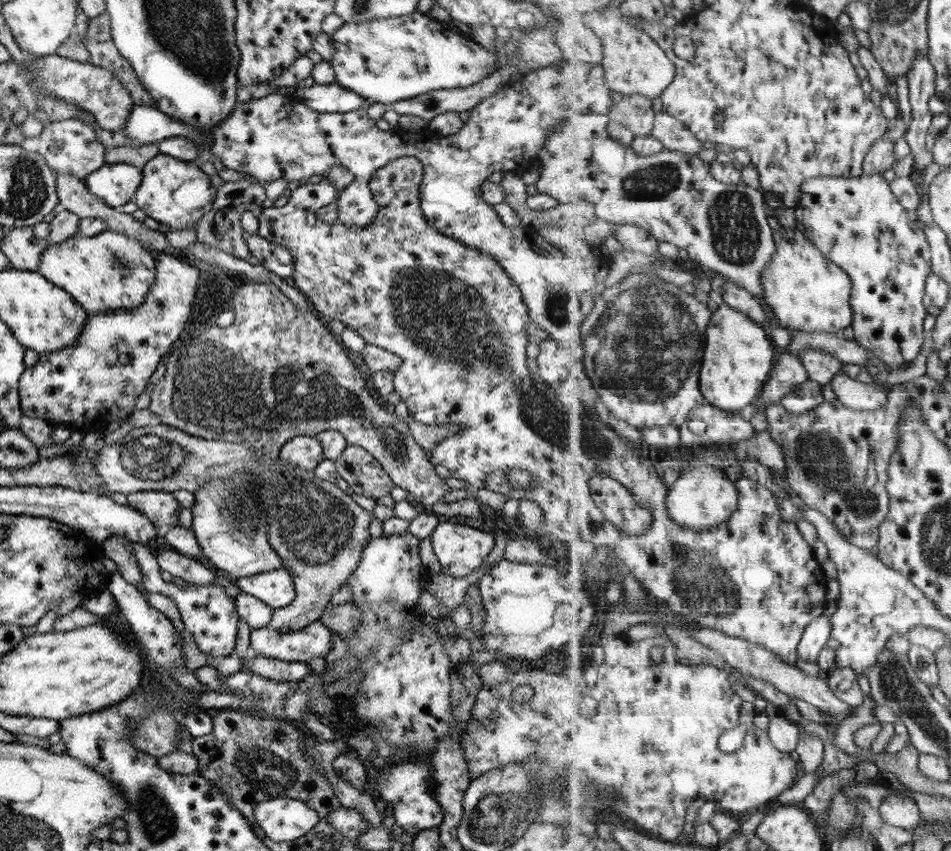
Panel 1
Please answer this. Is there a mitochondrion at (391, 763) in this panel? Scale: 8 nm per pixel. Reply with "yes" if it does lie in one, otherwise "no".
no

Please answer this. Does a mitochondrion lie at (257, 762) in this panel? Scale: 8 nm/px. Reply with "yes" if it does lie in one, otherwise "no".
yes

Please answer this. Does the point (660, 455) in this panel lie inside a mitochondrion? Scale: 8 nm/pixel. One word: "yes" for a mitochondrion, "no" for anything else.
no

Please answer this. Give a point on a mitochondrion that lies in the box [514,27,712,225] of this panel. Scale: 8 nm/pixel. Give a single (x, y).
(656, 181)

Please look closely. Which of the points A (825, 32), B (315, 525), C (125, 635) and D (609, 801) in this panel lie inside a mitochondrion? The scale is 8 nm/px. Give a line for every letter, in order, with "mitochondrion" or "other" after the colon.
A: other
B: mitochondrion
C: other
D: mitochondrion

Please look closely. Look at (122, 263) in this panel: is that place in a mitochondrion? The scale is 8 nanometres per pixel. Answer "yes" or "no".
yes

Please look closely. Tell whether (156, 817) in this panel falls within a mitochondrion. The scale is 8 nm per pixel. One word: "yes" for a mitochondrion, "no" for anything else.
yes

